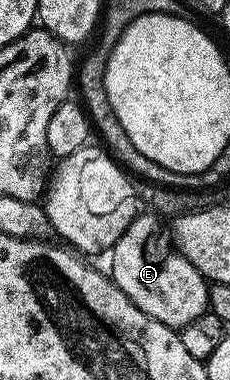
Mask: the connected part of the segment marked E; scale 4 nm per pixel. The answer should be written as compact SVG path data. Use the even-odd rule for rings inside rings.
M151 212L140 213L133 219L121 240L109 251L109 277L145 316L153 316L153 320L180 331L208 312L209 282L182 254L171 248L166 250L159 243L158 221L160 219Z

